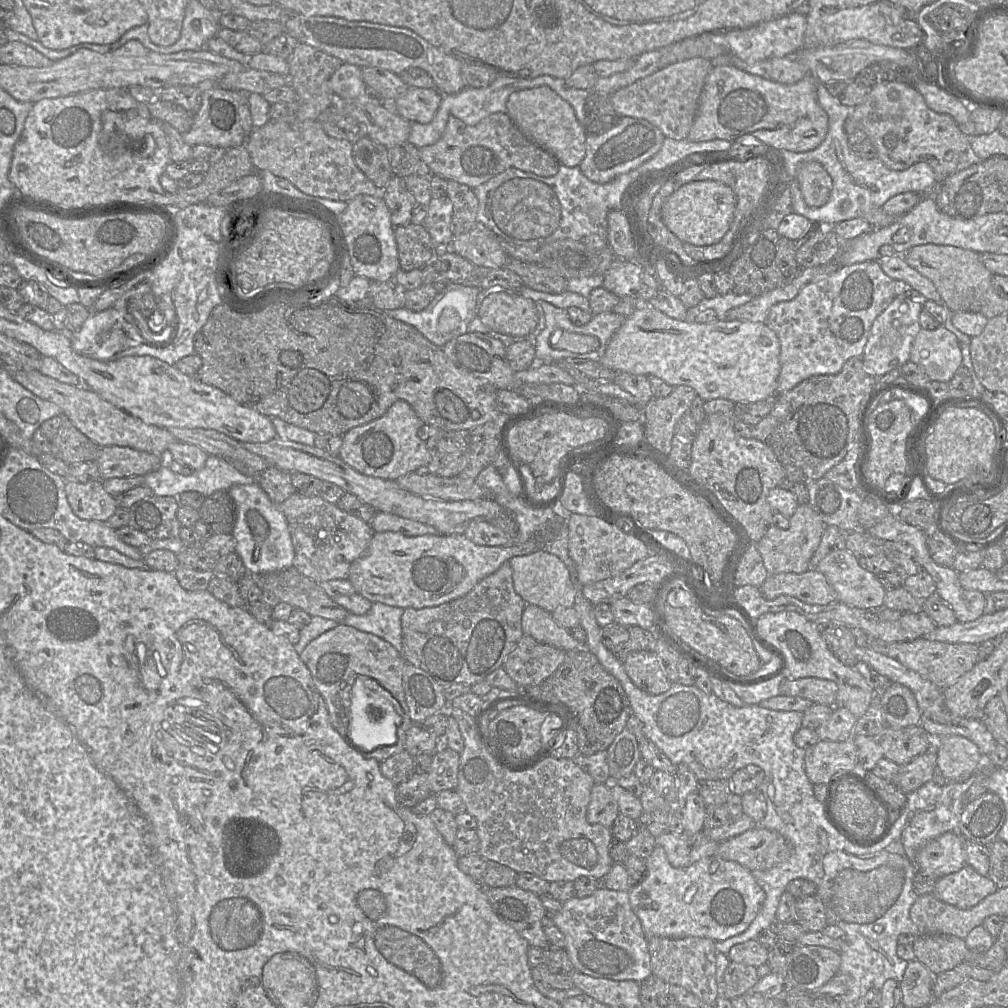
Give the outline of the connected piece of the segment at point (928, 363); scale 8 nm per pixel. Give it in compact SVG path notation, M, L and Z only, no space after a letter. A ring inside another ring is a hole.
M942 325L935 330L921 328L913 341L910 361L921 366L930 381L947 383L963 365L957 337Z

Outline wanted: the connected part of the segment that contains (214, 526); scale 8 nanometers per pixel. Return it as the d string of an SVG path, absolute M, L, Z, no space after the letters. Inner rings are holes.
M219 490L207 496L198 510L200 519L209 525L214 534L229 534L236 522L236 506L228 491Z

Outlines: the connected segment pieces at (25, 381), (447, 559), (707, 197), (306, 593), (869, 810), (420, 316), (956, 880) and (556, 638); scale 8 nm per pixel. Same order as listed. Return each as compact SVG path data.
M3 365L10 376L34 395L59 406L63 415L87 438L100 448L106 446L129 447L132 449L166 456L170 444L176 441L166 428L144 423L142 420L115 407L85 386L74 386L59 382L38 370L22 371Z
M391 531L374 532L367 551L351 564L347 579L356 593L372 603L421 609L467 595L503 563L536 551L538 545L535 540L507 546L481 546L464 534L405 536Z
M692 181L681 186L664 202L661 219L664 225L682 242L695 246L718 243L730 228L736 209L732 189L719 181Z
M293 566L254 576L262 590L273 592L282 602L307 612L310 616L342 622L349 613L328 596L320 585Z
M845 777L832 786L829 811L855 837L871 838L877 821L877 804L857 780Z
M449 284L439 292L422 311L411 311L405 307L385 310L388 316L415 327L426 339L438 347L443 347L451 339L468 332L468 325L478 316L483 299L483 290L478 287Z
M965 865L958 872L939 878L932 895L939 901L965 910L974 907L996 890L998 887L991 879Z
M526 604L522 629L524 634L538 642L564 651L585 648L552 618L551 613L536 605Z

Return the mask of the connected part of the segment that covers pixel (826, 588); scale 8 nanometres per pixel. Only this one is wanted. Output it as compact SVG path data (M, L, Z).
M817 569L768 575L759 588L767 600L789 595L808 604L826 605L837 601L835 590Z

